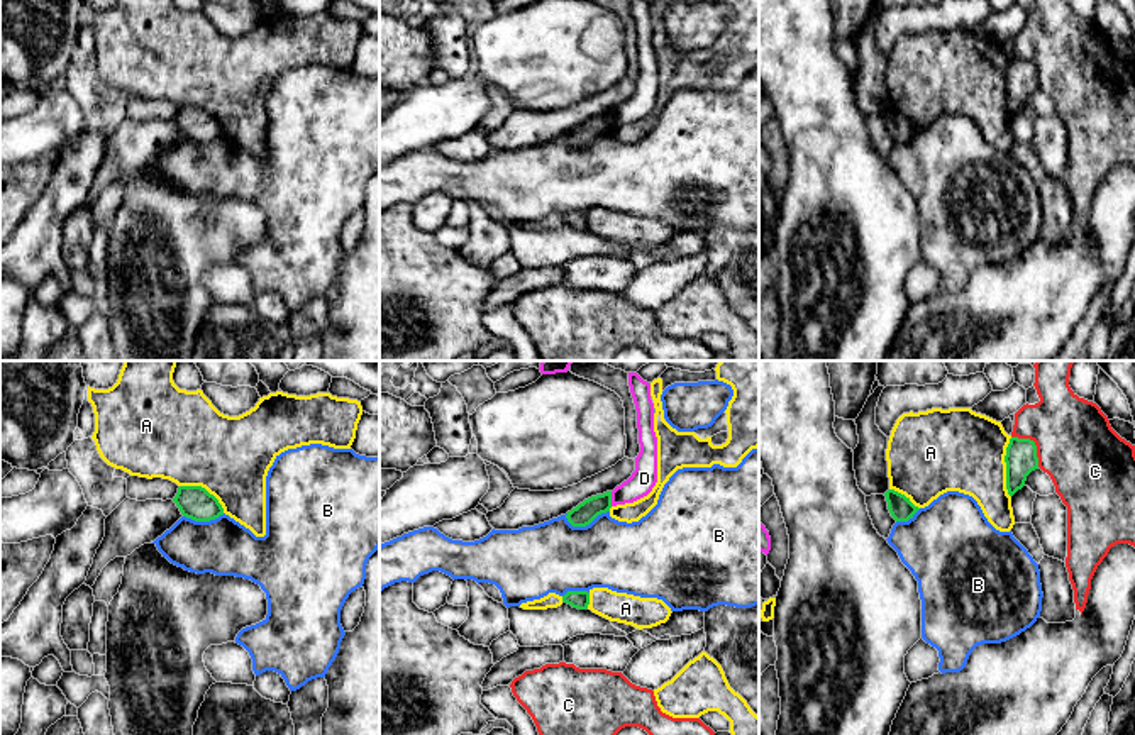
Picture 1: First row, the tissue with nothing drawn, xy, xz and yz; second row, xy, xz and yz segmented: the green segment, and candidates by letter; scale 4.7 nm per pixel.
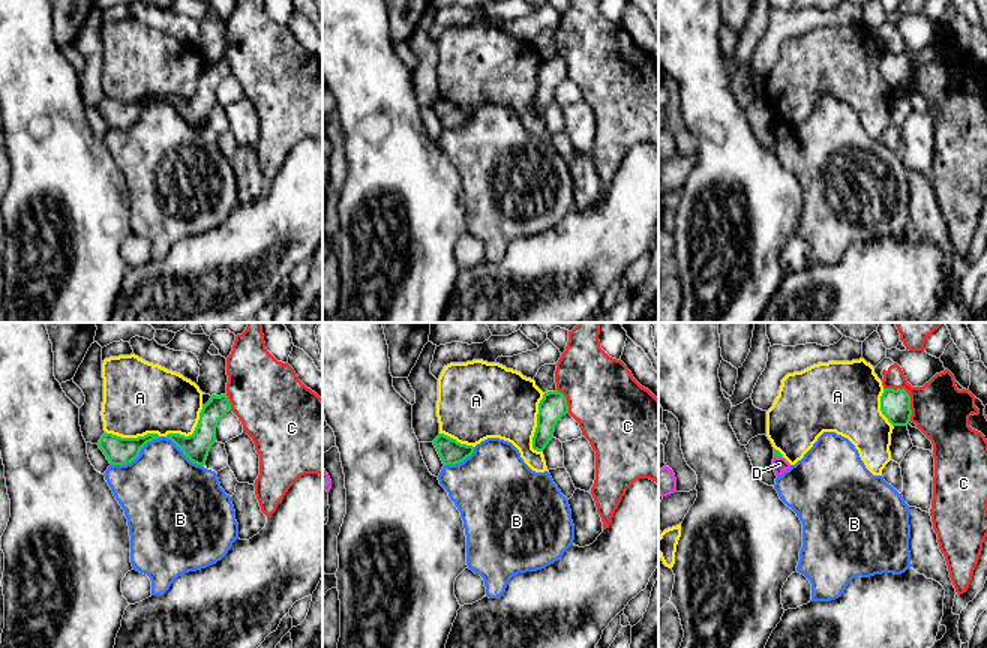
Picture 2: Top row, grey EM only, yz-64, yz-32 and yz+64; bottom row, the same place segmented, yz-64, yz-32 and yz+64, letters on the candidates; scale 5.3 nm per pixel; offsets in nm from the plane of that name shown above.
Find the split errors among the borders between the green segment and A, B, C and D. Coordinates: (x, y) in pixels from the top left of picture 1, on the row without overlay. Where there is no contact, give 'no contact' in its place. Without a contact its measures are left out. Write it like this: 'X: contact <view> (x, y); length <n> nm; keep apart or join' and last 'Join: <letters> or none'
A: contact yz (1007, 88); length 280 nm; keep apart
B: contact xz (586, 144); length 220 nm; keep apart
C: contact yz (1034, 65); length 200 nm; keep apart
D: contact xz (610, 119); length 70 nm; keep apart
Join: none

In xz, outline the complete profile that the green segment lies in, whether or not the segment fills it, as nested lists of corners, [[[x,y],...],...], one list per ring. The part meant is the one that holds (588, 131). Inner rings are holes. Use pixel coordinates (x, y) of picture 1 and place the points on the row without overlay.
[[[612,112],[591,117],[579,124],[576,129],[568,132],[566,139],[573,147],[586,147],[598,135],[610,132],[612,129]]]

